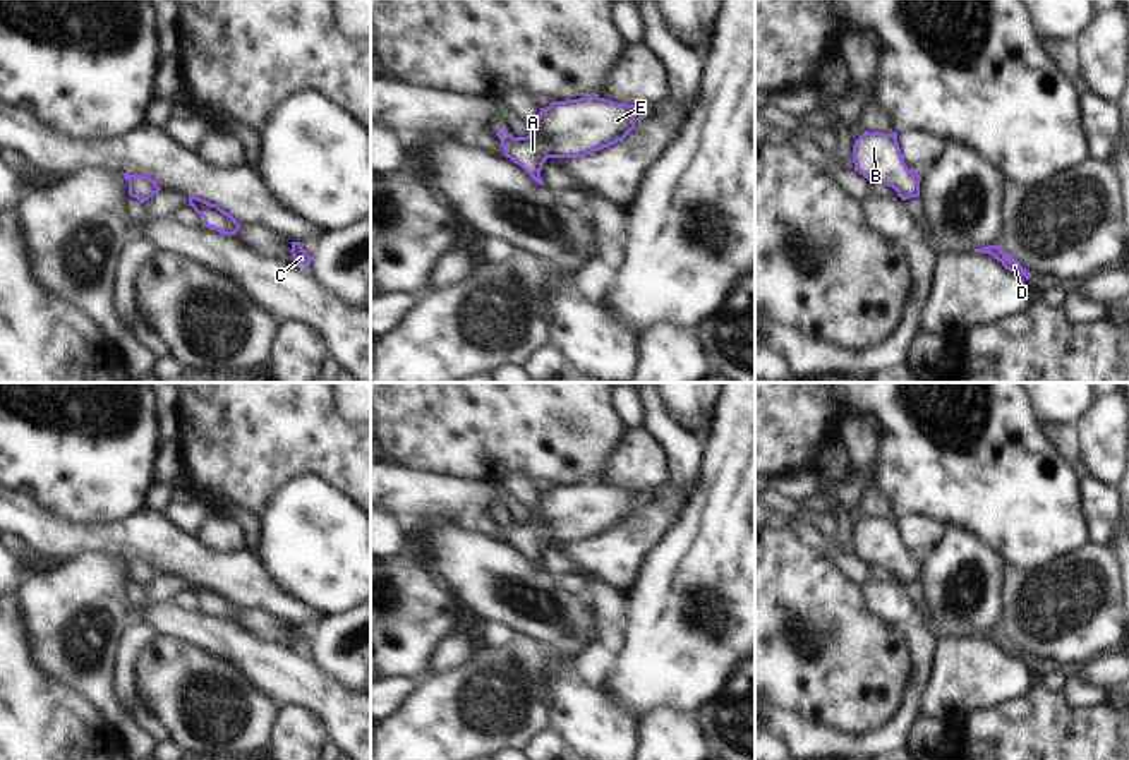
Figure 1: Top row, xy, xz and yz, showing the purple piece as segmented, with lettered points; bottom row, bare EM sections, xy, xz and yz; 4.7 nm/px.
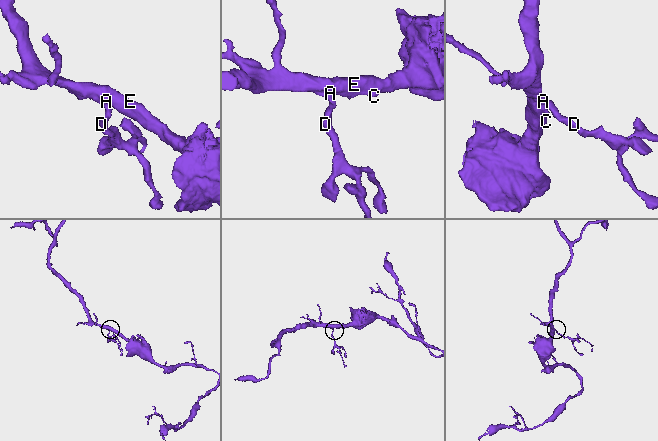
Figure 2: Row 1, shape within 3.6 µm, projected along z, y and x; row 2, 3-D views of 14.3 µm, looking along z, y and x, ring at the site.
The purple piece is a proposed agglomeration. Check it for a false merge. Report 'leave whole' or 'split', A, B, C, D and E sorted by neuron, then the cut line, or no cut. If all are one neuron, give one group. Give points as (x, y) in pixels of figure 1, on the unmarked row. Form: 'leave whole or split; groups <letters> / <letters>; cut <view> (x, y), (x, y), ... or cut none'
leave whole; groups A B C D E; cut none

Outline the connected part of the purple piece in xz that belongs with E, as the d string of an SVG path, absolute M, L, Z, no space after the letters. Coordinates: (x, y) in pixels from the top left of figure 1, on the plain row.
M599 480L552 486L540 492L527 522L498 516L506 542L520 549L539 570L547 542L583 542L618 525L635 513L638 491Z

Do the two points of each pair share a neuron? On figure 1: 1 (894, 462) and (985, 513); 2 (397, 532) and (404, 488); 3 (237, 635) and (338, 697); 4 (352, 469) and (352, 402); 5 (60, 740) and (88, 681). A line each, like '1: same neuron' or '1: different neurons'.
1: same neuron
2: different neurons
3: same neuron
4: different neurons
5: different neurons

